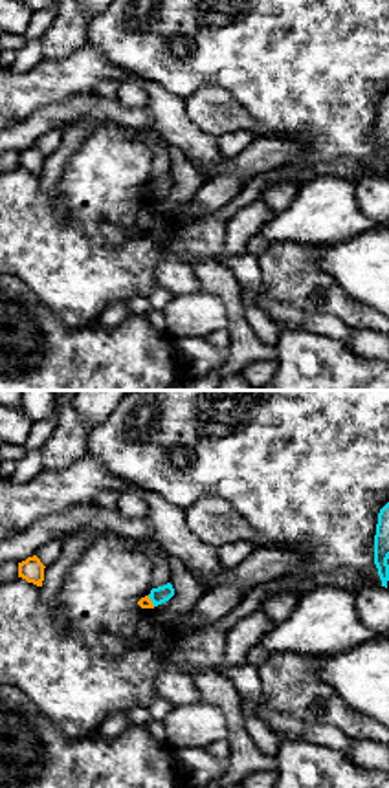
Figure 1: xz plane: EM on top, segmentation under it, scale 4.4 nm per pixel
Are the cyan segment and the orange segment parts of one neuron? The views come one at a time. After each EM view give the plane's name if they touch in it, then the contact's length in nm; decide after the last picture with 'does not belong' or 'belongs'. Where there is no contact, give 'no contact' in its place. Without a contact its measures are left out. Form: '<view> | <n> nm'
xz | 60 nm

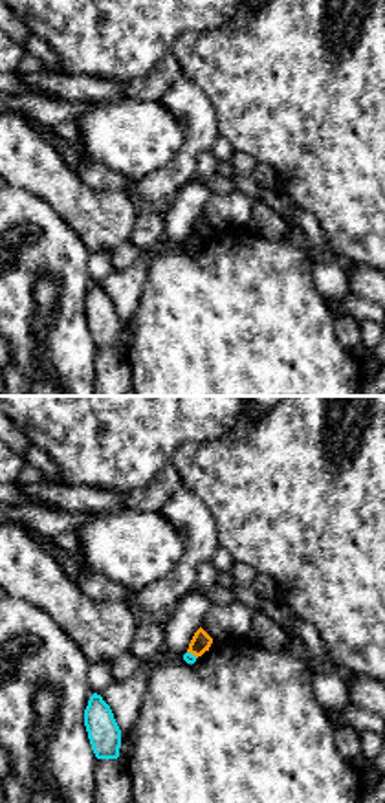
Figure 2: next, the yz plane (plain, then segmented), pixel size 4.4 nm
yz | 50 nm

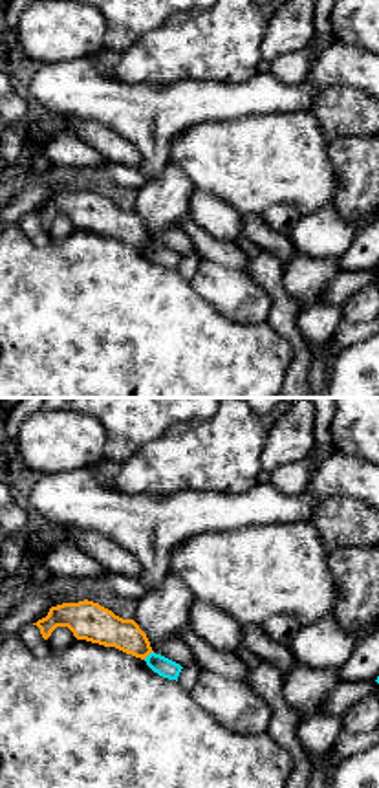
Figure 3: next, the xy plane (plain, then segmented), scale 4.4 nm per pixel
xy | 60 nm

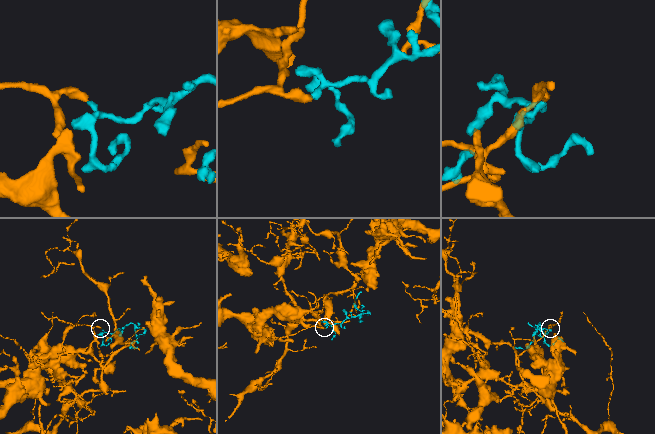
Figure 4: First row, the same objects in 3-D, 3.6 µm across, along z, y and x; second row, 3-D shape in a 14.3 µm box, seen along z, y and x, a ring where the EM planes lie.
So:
does not belong

